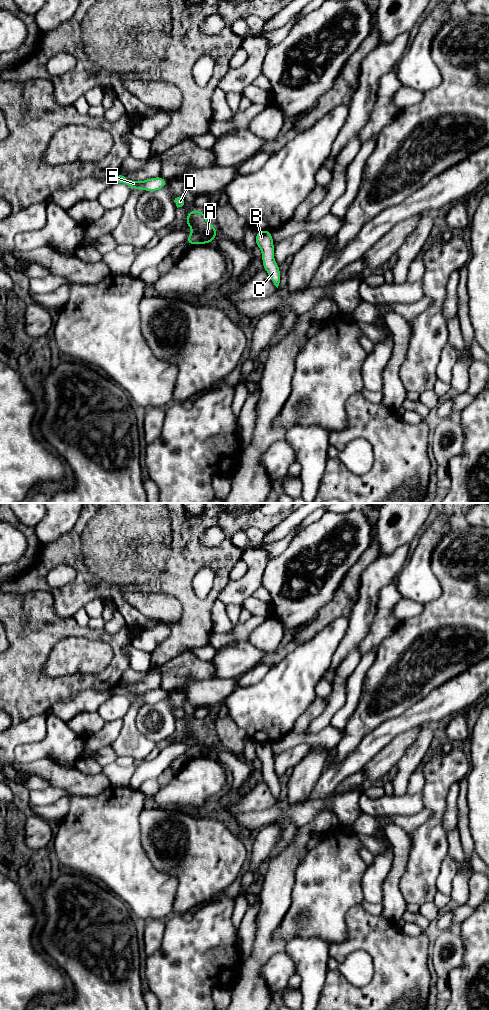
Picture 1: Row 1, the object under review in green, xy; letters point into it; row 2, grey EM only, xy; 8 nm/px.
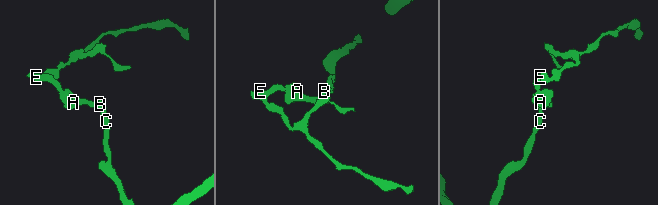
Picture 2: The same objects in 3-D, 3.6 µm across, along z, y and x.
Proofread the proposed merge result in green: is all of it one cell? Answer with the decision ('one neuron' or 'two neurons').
two neurons

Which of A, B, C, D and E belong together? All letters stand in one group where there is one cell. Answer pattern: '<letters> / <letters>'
A B C / D E

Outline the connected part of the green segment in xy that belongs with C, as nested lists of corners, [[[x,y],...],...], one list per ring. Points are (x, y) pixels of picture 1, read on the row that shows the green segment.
[[[269,230],[257,231],[255,241],[256,246],[262,251],[263,267],[268,273],[271,281],[278,288],[281,273],[279,270],[279,265],[274,259],[274,242],[272,239],[272,232]]]

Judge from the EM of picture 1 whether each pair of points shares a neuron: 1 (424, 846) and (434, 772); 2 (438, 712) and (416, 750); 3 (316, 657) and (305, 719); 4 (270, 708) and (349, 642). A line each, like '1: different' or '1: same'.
1: same
2: different
3: different
4: different

